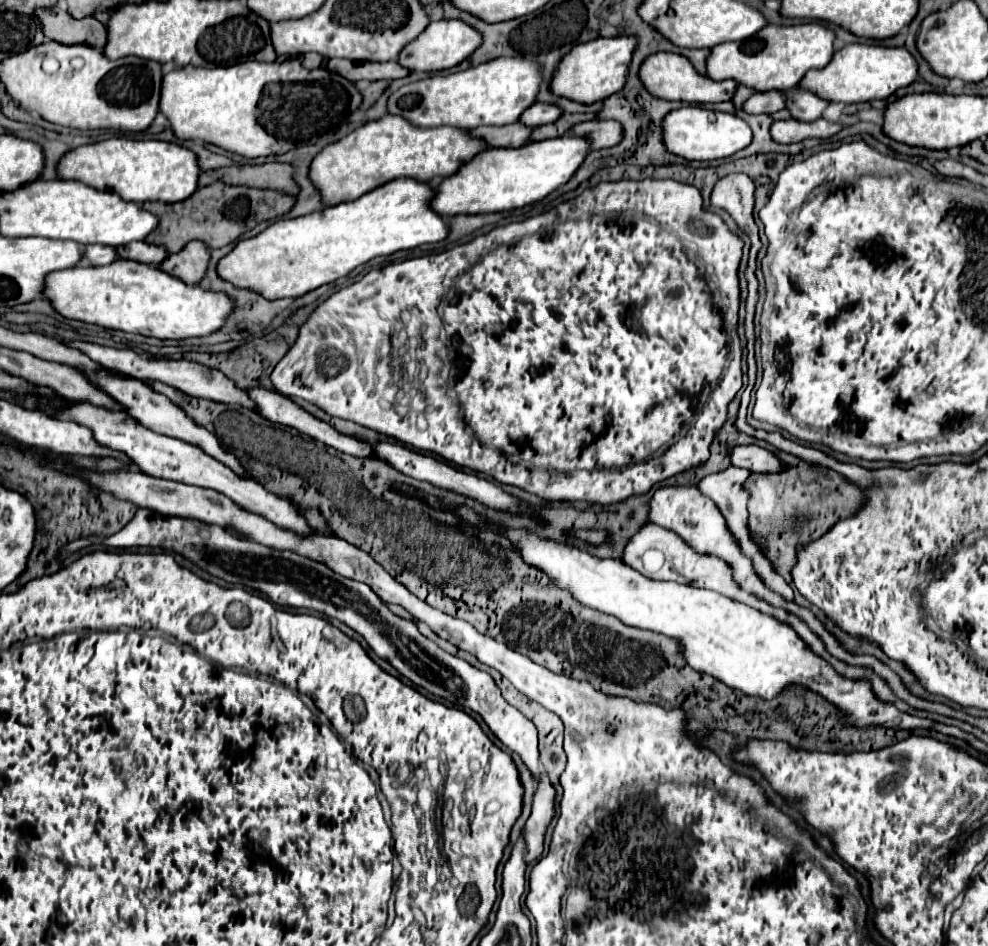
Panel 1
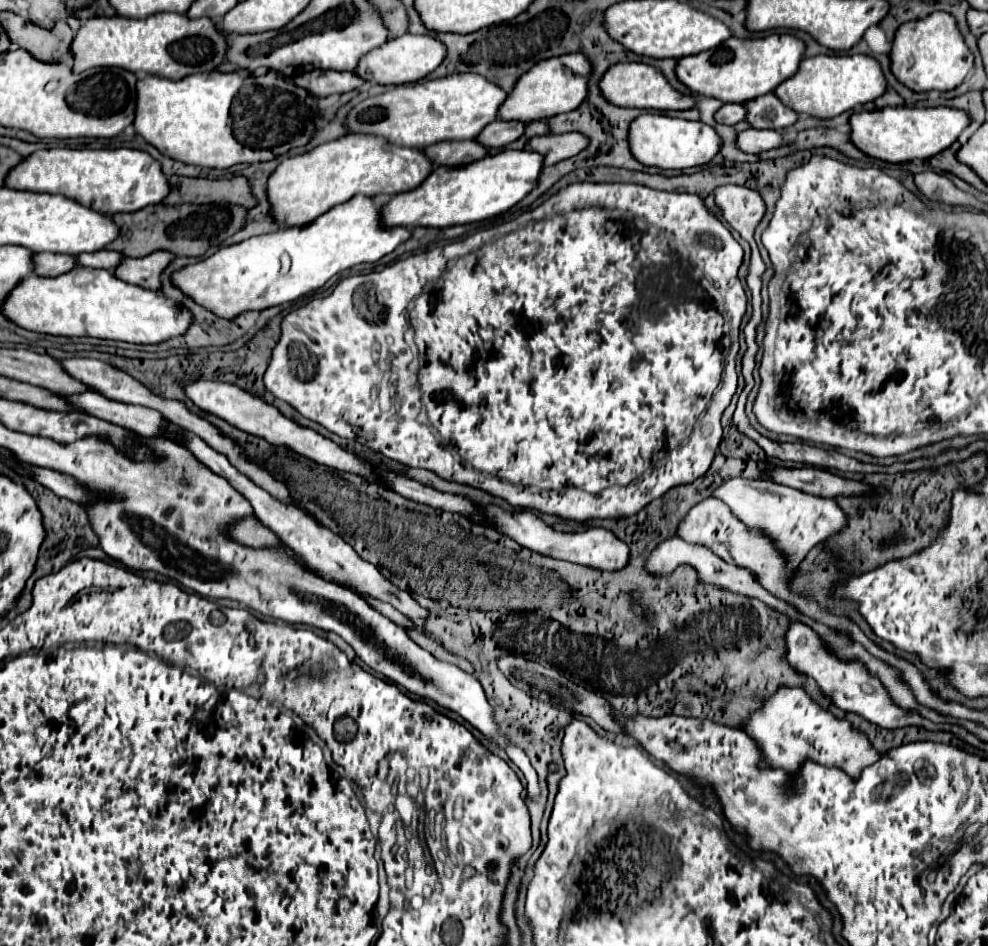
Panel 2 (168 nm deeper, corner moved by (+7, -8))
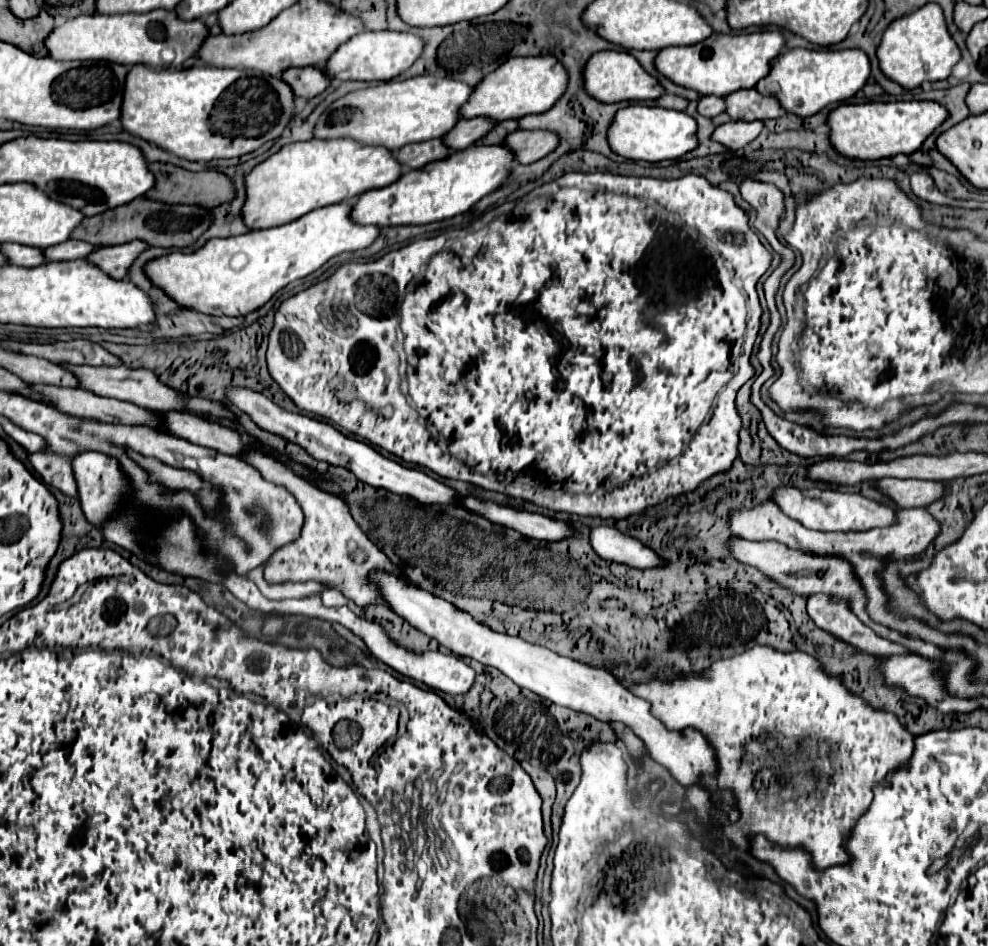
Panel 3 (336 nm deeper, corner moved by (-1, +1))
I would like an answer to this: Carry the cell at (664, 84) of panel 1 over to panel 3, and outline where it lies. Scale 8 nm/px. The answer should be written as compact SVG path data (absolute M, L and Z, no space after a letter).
M603 50L593 54L585 64L583 82L585 82L585 92L591 98L597 98L599 102L623 102L623 100L641 102L641 100L655 100L663 94L659 82L653 76L649 76L629 52Z

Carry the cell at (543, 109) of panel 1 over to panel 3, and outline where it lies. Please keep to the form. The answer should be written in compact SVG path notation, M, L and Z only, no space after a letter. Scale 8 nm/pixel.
M461 118L461 122L457 122L457 126L453 126L453 130L449 130L447 136L443 136L443 142L453 152L465 150L475 140L485 136L493 126L495 126L495 122L489 120L489 118L471 118L471 120Z

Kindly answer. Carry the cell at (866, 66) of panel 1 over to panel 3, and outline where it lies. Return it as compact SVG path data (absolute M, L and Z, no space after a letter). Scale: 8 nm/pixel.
M793 48L793 50L783 52L781 58L777 58L777 62L773 62L773 70L769 70L769 74L763 78L763 82L757 82L755 90L759 94L775 96L785 112L791 112L791 114L797 114L801 118L807 118L807 116L813 116L815 112L819 112L821 108L825 108L827 104L851 98L855 92L859 92L865 86L865 82L869 78L869 72L871 72L869 58L861 50L807 50L807 48Z

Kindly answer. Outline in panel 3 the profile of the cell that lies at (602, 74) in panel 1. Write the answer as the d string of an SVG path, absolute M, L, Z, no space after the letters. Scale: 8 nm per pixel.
M555 56L535 58L509 58L489 78L483 78L473 86L473 98L461 106L461 118L493 118L493 120L517 120L527 114L541 114L549 110L565 92L567 72Z

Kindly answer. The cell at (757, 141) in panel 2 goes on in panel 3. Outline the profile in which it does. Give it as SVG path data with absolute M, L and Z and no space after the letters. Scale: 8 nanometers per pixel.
M727 122L713 130L713 140L725 144L727 150L739 150L755 140L761 130L763 122Z

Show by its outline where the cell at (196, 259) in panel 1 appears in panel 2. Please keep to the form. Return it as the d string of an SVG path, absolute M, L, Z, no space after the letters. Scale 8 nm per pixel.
M155 251L143 259L129 259L127 257L117 267L115 275L127 283L141 285L151 291L161 291L161 275L173 259L175 259L175 255L169 251Z

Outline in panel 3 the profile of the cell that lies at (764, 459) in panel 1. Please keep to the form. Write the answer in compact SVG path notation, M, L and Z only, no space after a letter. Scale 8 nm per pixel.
M885 478L877 482L877 488L881 488L899 508L927 508L929 502L937 502L937 498L945 494L945 482L935 480Z

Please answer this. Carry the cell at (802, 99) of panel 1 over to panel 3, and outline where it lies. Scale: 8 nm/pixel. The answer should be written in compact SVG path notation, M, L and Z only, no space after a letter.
M755 88L753 90L737 90L737 94L729 94L725 98L725 112L731 120L767 120L779 118L783 112L779 102L771 96L761 96Z

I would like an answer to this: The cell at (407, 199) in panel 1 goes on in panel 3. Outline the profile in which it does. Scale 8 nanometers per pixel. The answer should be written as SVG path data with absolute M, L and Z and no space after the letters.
M333 204L311 210L309 214L287 222L283 226L267 228L267 230L251 230L241 236L225 238L225 240L209 240L195 252L169 252L145 264L145 274L153 282L153 286L161 288L169 298L173 298L179 306L189 306L191 310L209 314L209 316L245 316L257 308L261 308L277 290L287 286L289 282L303 278L317 268L321 268L331 256L337 256L347 250L359 250L373 244L379 234L377 226L359 226L349 222L351 204Z

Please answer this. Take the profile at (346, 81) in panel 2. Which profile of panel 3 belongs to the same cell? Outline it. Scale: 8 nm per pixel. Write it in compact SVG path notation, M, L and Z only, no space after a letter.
M291 68L285 74L281 74L281 80L289 82L293 96L297 98L315 98L329 86L329 78L319 68Z

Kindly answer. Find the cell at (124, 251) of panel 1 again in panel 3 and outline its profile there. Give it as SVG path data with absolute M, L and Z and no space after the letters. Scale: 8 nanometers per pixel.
M69 240L61 242L61 246L49 246L45 248L45 260L77 260L77 258L87 258L89 252L93 252L95 246L81 242L81 240Z

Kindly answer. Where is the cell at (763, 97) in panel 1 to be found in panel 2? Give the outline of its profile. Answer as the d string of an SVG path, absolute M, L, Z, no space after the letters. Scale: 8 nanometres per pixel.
M727 103L727 105L723 105L723 107L715 113L715 119L717 119L719 123L735 125L735 123L739 123L739 121L745 119L745 109L743 109L743 105Z

